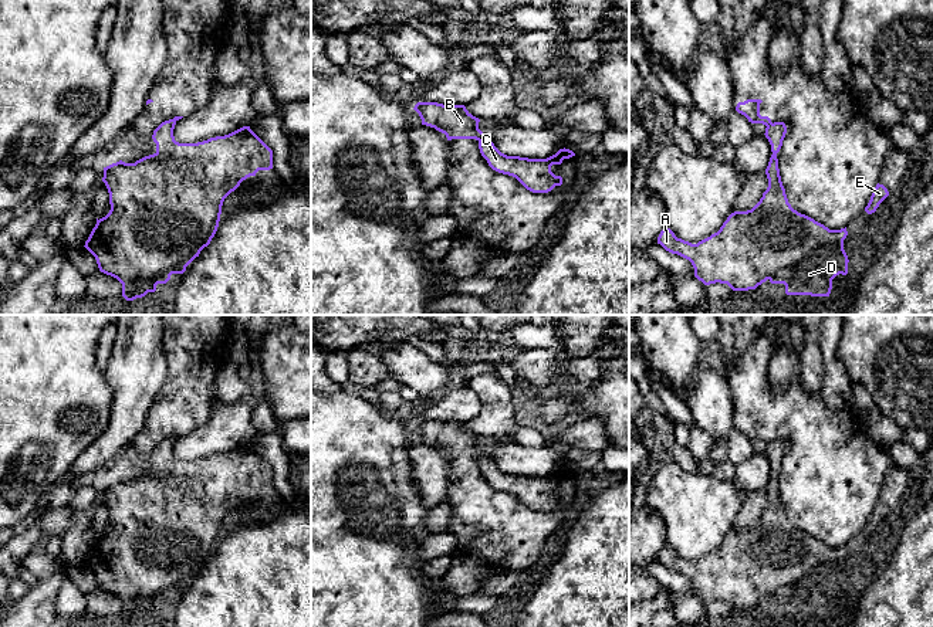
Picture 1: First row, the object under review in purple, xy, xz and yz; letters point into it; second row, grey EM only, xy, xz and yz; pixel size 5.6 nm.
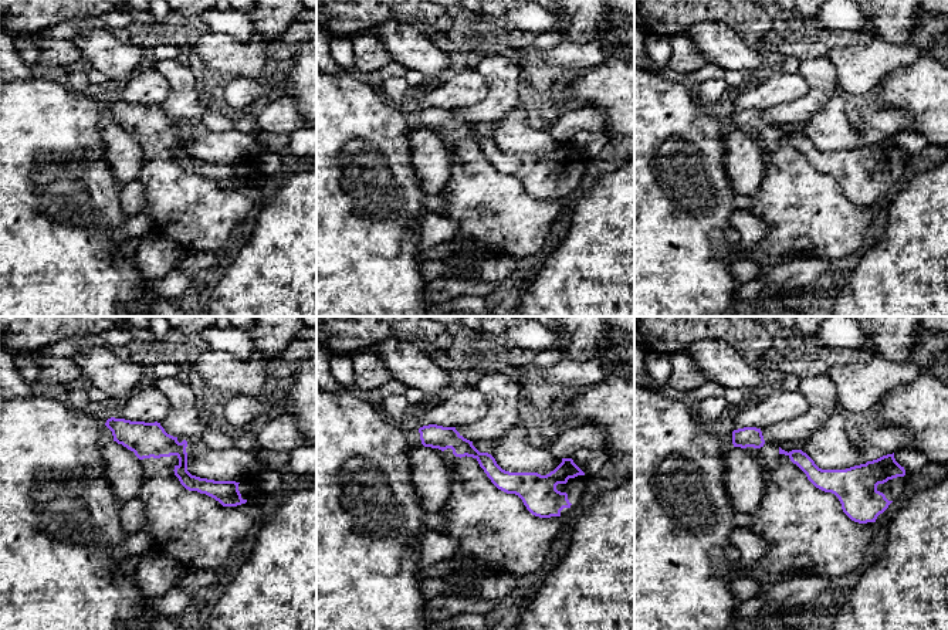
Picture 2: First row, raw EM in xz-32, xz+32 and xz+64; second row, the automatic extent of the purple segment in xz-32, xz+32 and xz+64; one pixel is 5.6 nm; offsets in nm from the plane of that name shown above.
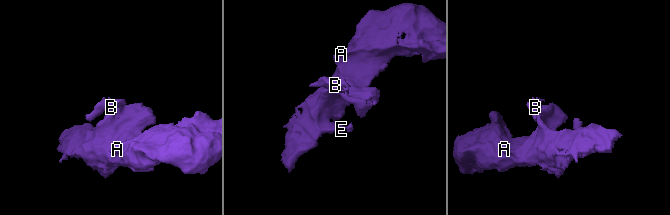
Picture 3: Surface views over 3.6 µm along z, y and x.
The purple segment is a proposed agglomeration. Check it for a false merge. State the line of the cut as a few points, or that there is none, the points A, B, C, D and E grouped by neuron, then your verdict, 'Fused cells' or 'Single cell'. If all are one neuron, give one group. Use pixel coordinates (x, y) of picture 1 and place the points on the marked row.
Split along xz (484, 135), (479, 141). Groups: A C D E / B. Fused cells

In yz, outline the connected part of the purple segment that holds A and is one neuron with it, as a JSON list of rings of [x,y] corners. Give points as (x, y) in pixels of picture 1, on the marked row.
[[[774,122],[765,128],[764,135],[773,152],[765,169],[768,187],[751,210],[731,213],[717,233],[697,244],[677,238],[667,227],[660,231],[658,244],[689,260],[694,277],[704,285],[720,282],[727,284],[733,291],[748,291],[768,279],[771,284],[784,284],[787,295],[829,296],[832,279],[839,274],[848,274],[849,260],[844,250],[846,227],[829,230],[798,213],[788,203],[777,159],[785,133],[784,122]]]

